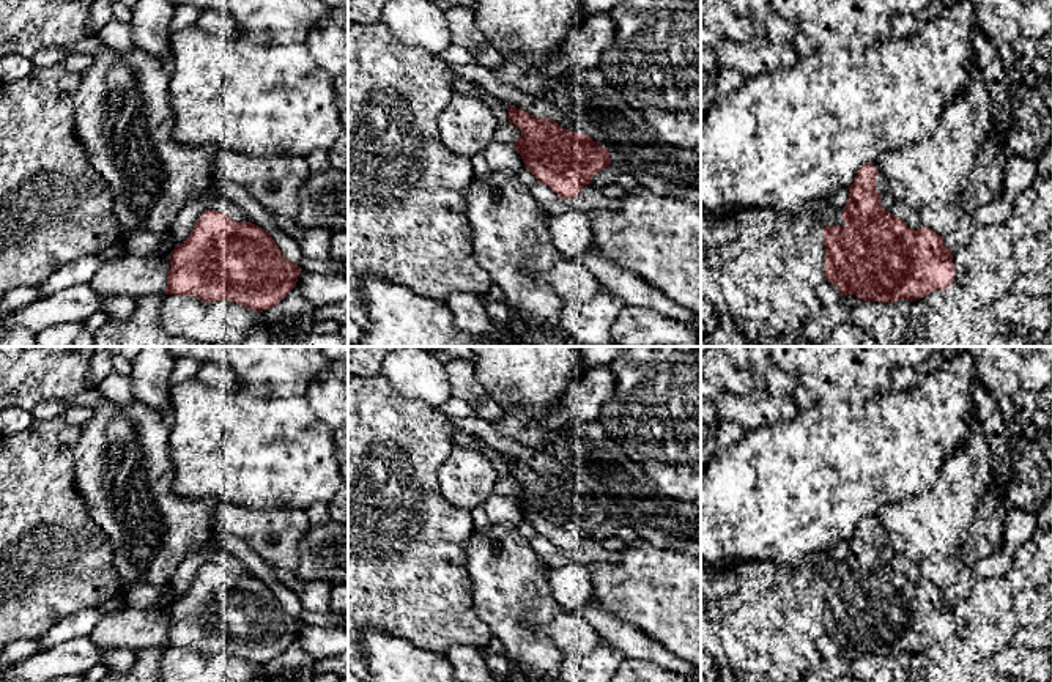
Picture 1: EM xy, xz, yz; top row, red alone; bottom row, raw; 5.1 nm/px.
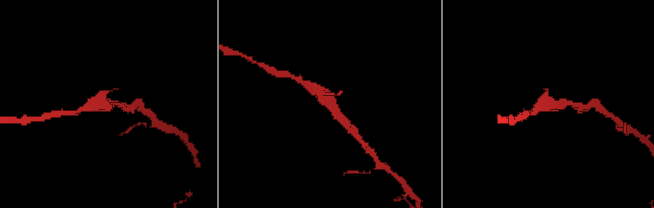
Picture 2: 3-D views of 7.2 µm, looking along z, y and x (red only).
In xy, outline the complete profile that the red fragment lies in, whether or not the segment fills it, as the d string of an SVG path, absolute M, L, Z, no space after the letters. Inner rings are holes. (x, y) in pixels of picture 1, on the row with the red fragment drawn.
M209 209L200 214L191 236L170 252L165 295L195 296L205 302L233 301L263 312L296 287L299 274L299 266L283 257L265 228Z

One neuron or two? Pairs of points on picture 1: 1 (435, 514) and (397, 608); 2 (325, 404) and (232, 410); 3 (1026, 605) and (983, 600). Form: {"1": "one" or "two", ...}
{"1": "one", "2": "two", "3": "two"}

